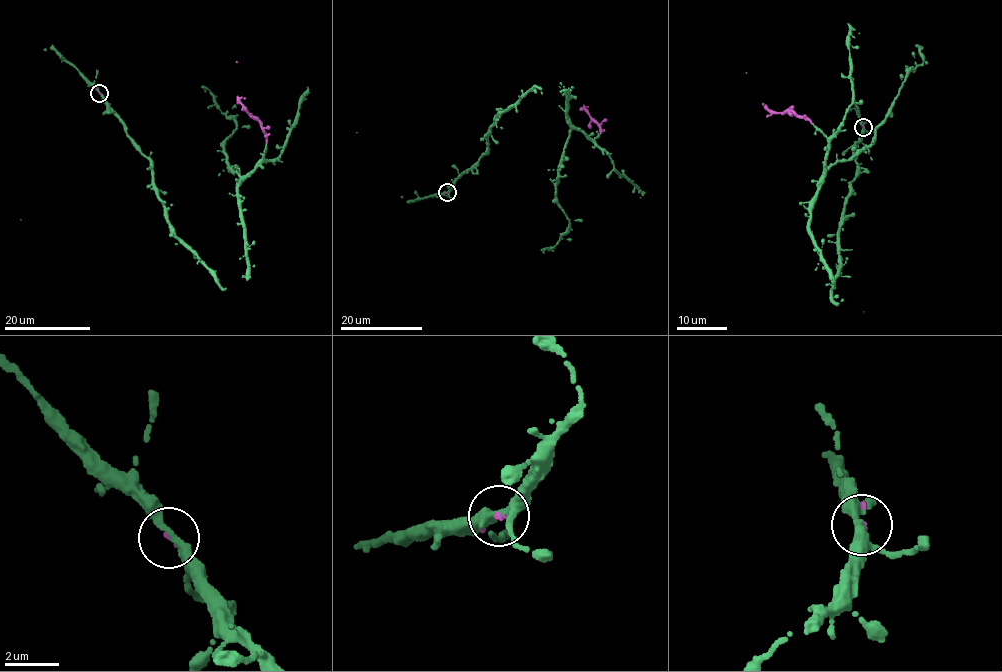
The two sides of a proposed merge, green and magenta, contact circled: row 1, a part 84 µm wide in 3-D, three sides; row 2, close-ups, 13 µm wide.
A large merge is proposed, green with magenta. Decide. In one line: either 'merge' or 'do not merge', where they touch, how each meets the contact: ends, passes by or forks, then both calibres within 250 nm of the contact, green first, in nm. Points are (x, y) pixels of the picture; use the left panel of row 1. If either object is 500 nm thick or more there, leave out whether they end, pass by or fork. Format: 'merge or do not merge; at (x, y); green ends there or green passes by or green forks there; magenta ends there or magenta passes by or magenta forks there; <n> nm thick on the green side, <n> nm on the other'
merge; at (99, 93); green passes by; magenta ends there; 280 nm thick on the green side, 130 nm on the other

